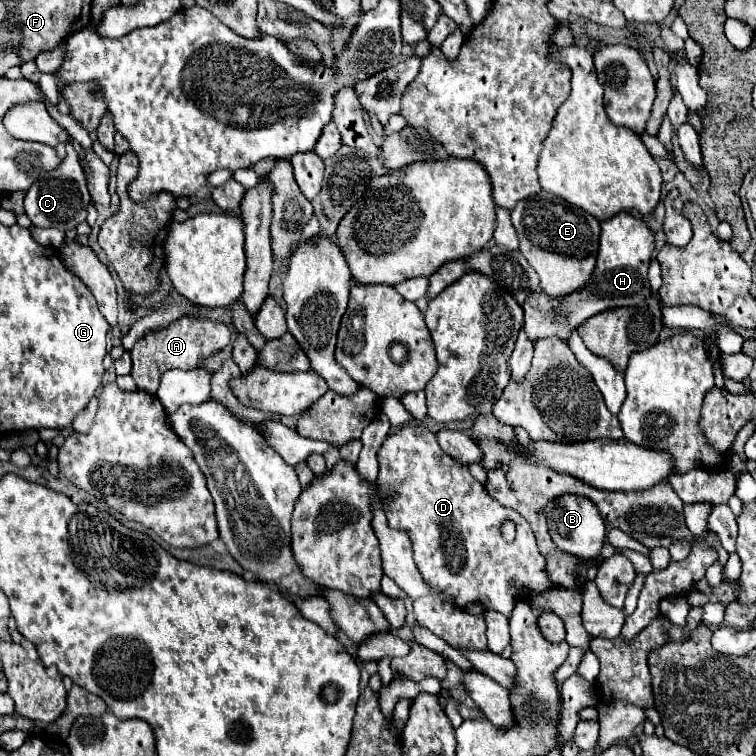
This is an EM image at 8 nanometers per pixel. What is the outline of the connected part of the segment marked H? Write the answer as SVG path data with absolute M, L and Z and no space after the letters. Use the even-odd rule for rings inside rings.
M621 212L619 216L601 222L597 264L595 264L595 272L591 274L591 280L581 288L581 292L571 292L571 296L559 296L559 300L547 296L545 292L533 292L531 296L527 296L527 300L523 302L523 312L525 312L523 330L527 338L533 344L535 340L547 336L567 342L571 332L587 318L611 308L635 306L643 302L651 294L649 280L647 280L647 266L653 256L653 248L655 248L653 234L643 220L637 220L631 214Z

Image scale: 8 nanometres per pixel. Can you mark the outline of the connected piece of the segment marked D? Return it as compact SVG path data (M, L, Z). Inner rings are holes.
M427 426L395 430L385 438L377 458L377 486L385 496L393 494L393 500L385 504L387 522L409 534L417 570L435 592L443 592L443 600L457 602L457 608L479 602L483 610L497 610L509 618L515 604L523 600L523 588L529 590L529 598L557 588L547 576L527 520L491 498L459 460L441 450L437 436ZM507 518L517 524L513 542L505 542L499 532Z

